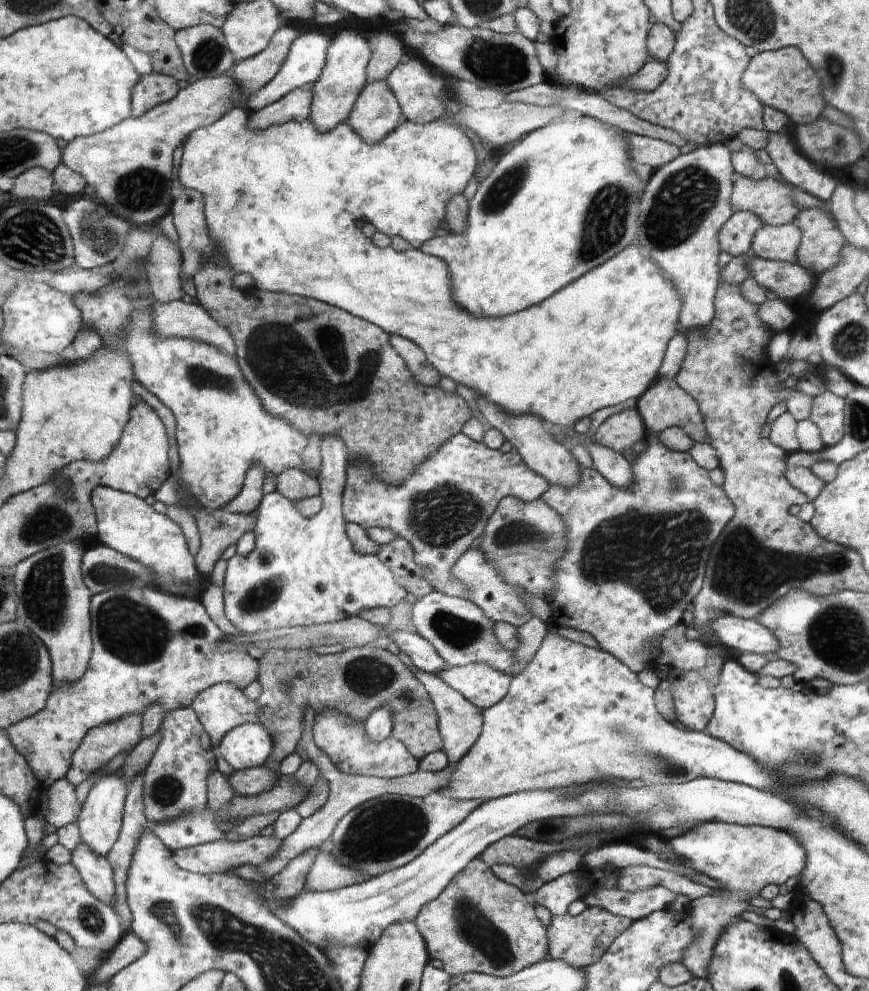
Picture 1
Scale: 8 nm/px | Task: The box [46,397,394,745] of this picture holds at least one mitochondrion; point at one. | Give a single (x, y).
(137, 634)

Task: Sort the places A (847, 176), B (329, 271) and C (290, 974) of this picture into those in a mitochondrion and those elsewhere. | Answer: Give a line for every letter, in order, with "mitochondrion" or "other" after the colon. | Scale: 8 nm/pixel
A: other
B: other
C: mitochondrion

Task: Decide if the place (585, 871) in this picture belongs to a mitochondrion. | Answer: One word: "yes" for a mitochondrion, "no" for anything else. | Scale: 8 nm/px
no

